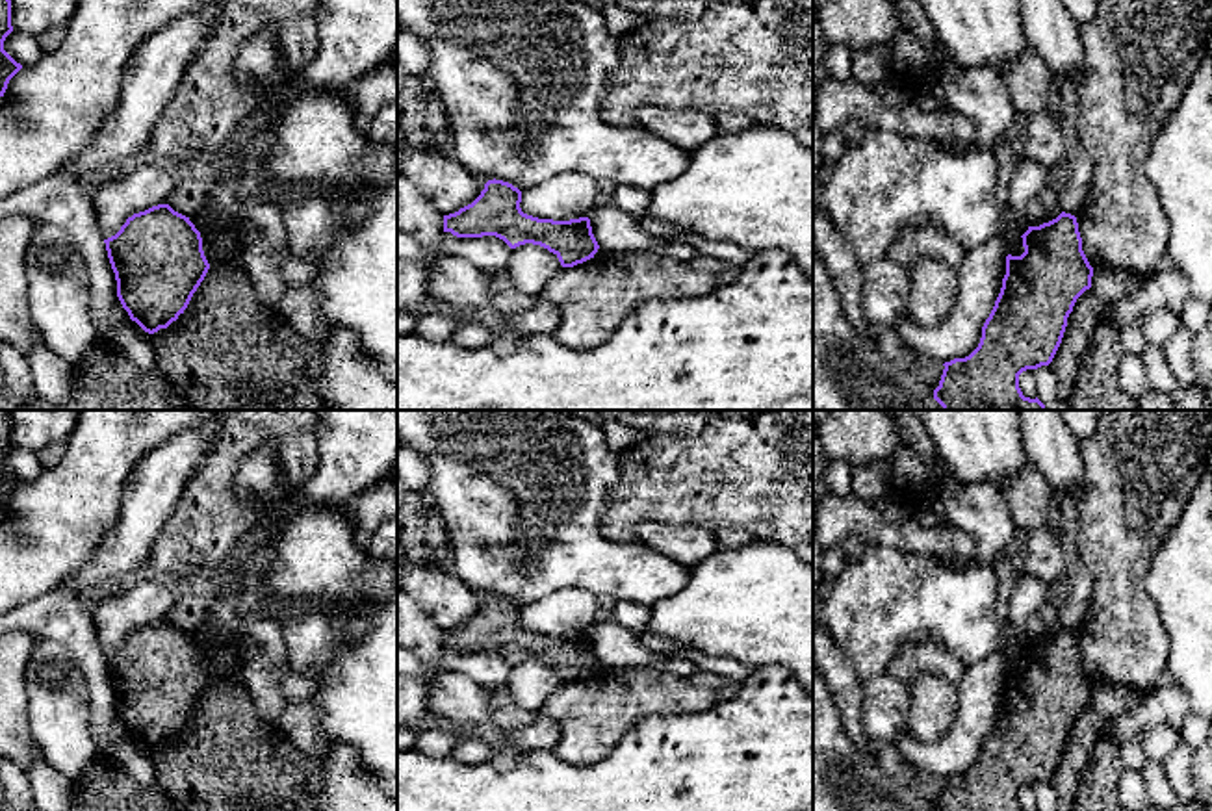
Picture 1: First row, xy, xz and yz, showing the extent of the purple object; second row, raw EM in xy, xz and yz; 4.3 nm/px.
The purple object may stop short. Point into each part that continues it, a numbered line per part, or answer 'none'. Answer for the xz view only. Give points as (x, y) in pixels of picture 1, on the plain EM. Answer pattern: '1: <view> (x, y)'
none

